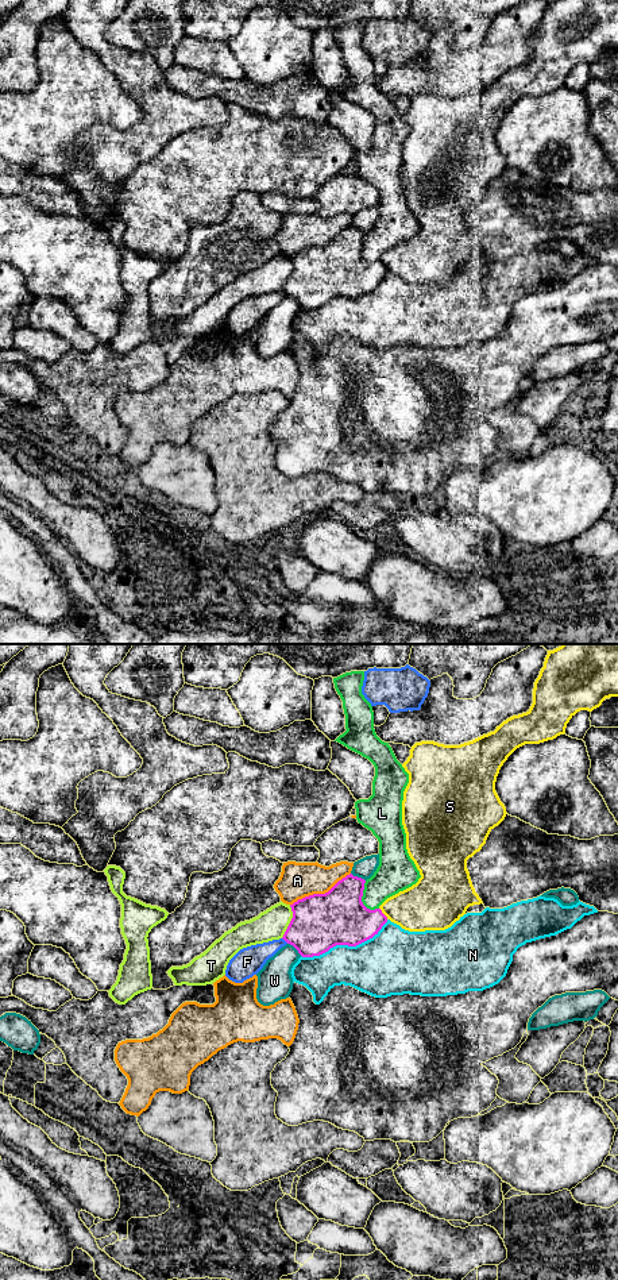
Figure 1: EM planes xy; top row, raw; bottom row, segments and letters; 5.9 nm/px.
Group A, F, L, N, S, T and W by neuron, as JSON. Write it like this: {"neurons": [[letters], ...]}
{"neurons": [["A"], ["F"], ["L"], ["N"], ["S"], ["T", "W"]]}

